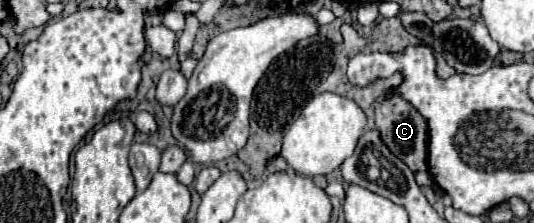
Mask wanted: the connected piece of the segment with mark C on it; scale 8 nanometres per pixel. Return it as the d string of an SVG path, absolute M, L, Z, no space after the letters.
M393 96L391 100L375 104L375 124L381 132L387 148L401 158L411 170L427 170L427 124L423 116L403 98Z

